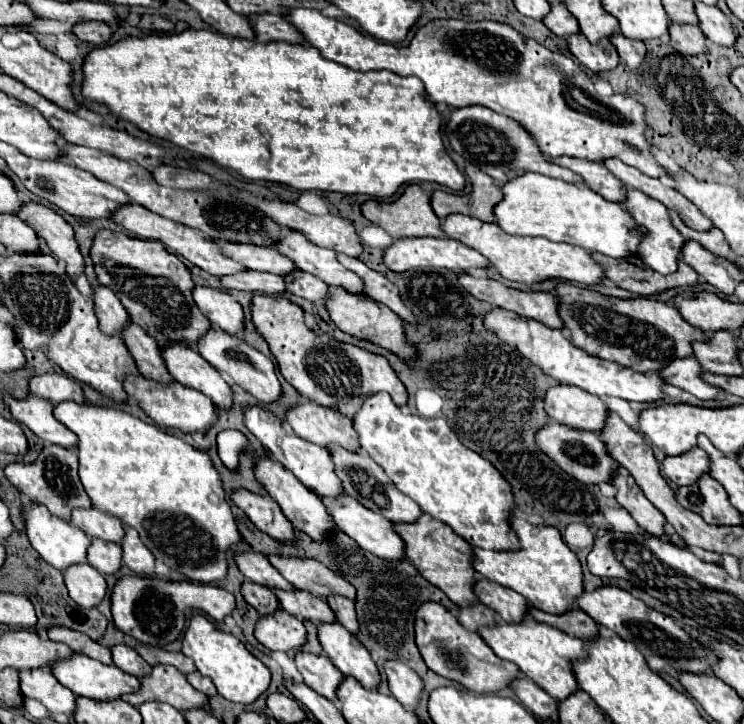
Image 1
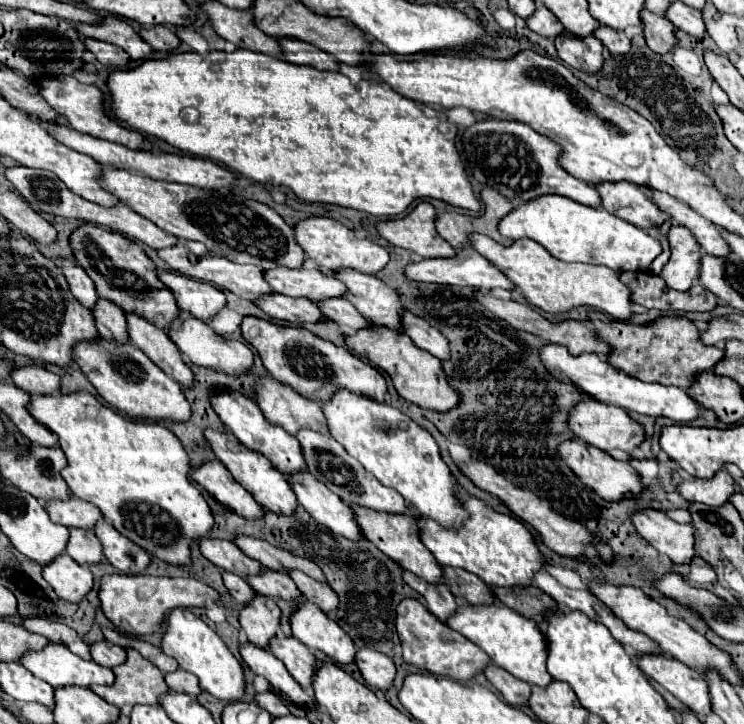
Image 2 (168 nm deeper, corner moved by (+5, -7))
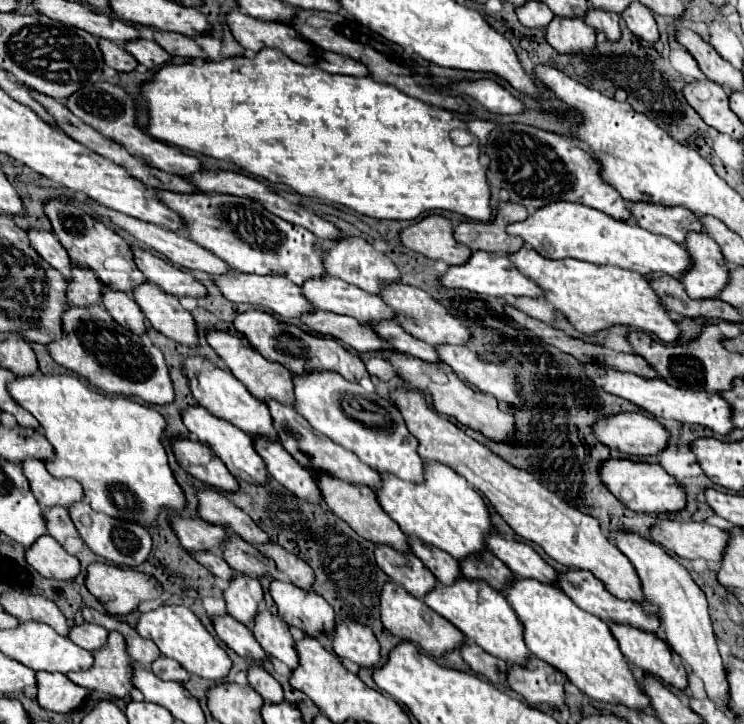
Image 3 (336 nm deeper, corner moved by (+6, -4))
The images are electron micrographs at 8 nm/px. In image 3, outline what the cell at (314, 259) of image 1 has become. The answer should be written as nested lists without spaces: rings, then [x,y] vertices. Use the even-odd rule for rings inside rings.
[[[382,284],[382,290],[380,290],[380,298],[390,306],[394,308],[394,320],[408,332],[412,334],[414,338],[418,340],[424,340],[428,344],[466,344],[468,342],[468,330],[466,326],[450,316],[446,312],[446,308],[442,304],[438,304],[428,292],[416,288],[416,286],[408,286],[408,284]]]

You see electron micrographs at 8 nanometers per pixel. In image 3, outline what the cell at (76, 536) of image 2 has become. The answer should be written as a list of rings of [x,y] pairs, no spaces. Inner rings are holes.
[[[50,508],[46,512],[46,520],[48,520],[48,534],[56,538],[60,544],[64,544],[66,538],[70,536],[80,536],[66,508]]]

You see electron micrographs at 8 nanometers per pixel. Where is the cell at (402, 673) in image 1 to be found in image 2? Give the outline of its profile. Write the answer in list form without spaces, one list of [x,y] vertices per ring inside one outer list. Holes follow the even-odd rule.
[[[359,649],[355,653],[355,665],[361,677],[367,681],[367,685],[381,691],[387,689],[395,677],[393,661],[375,649]]]

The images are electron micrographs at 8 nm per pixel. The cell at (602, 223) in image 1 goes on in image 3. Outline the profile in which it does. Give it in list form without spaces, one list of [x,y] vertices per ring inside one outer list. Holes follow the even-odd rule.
[[[552,202],[544,208],[538,208],[524,222],[514,222],[506,226],[506,232],[510,236],[520,236],[526,244],[540,252],[540,256],[552,260],[576,258],[592,264],[626,268],[638,274],[654,272],[670,274],[674,278],[680,278],[680,274],[690,268],[690,256],[684,246],[668,240],[666,236],[650,234],[634,222],[616,220],[608,214],[574,202]]]

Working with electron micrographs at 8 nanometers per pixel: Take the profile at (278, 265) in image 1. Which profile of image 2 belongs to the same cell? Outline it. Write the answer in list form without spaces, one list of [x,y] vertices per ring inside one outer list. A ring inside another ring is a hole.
[[[277,267],[265,271],[269,285],[283,295],[289,297],[305,297],[311,301],[323,301],[333,297],[345,297],[347,287],[333,275],[321,273],[317,267],[301,267],[301,269],[287,269]]]

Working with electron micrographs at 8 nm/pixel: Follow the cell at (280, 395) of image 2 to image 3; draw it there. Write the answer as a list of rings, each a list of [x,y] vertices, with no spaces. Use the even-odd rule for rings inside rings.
[[[210,328],[208,332],[208,344],[216,350],[216,354],[224,360],[226,368],[248,388],[248,392],[258,398],[258,400],[266,400],[266,398],[272,398],[280,404],[286,404],[286,406],[292,406],[294,404],[294,382],[292,382],[292,374],[282,368],[280,364],[276,362],[268,362],[264,356],[260,356],[246,340],[238,340],[222,330],[216,330],[216,328]]]

